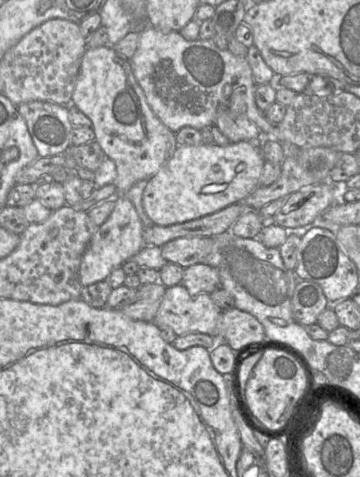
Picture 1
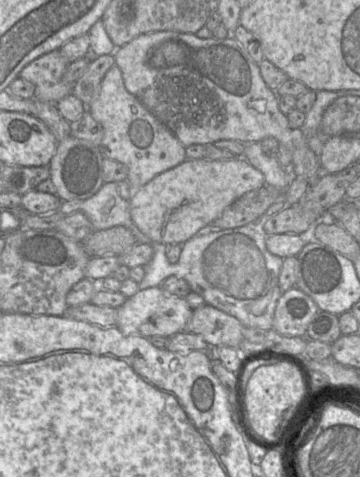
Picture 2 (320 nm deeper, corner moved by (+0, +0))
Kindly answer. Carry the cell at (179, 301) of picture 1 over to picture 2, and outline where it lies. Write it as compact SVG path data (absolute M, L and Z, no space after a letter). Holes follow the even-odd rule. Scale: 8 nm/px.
M160 286L140 289L118 308L117 327L124 333L133 336L151 338L171 336L185 331L192 316L193 309L185 298L166 292Z

